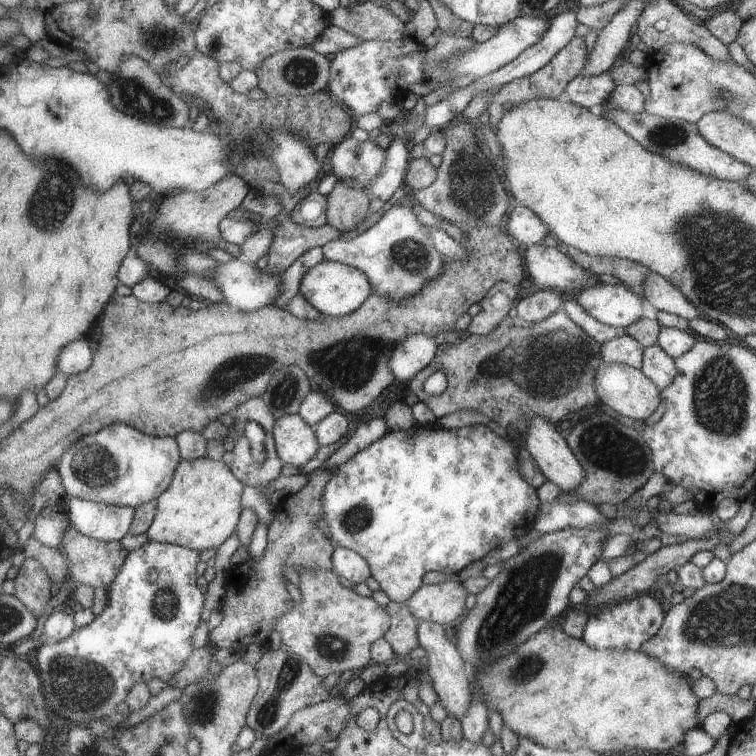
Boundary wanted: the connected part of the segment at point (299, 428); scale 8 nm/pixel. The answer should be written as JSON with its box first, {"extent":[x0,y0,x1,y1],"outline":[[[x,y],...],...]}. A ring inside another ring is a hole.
{"extent":[273,414,318,468],"outline":[[[296,414],[276,418],[273,439],[277,453],[286,464],[302,468],[318,452],[316,431]]]}

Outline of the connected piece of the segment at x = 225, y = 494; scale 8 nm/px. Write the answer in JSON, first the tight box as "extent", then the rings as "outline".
{"extent":[146,457,245,550],"outline":[[[210,457],[187,461],[182,459],[173,476],[173,482],[157,501],[157,516],[146,534],[150,541],[170,543],[194,550],[219,548],[220,544],[234,534],[239,525],[240,494],[245,490],[241,480],[230,472],[224,461],[210,460]]]}

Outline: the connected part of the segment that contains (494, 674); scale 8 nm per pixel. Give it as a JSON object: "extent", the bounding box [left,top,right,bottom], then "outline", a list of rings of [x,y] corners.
{"extent":[469,627,700,754],"outline":[[[550,627],[542,629],[540,632],[528,637],[521,642],[512,653],[505,654],[500,661],[494,661],[488,668],[482,668],[480,674],[472,677],[469,684],[472,691],[484,692],[484,700],[489,712],[500,713],[504,724],[519,737],[533,740],[543,747],[550,747],[554,750],[575,751],[576,749],[590,749],[594,752],[604,754],[604,752],[622,752],[624,748],[640,748],[646,753],[666,753],[678,746],[683,741],[684,735],[689,730],[700,726],[698,722],[698,698],[692,694],[686,676],[674,674],[670,668],[657,658],[647,655],[642,650],[629,651],[620,649],[594,649],[588,646],[582,639],[567,635],[562,629],[555,630]]]}

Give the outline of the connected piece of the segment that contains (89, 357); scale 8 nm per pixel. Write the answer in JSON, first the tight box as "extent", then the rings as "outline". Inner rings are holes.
{"extent":[57,339,94,377],"outline":[[[86,339],[69,342],[58,357],[57,370],[69,377],[80,374],[92,366],[94,351]]]}

